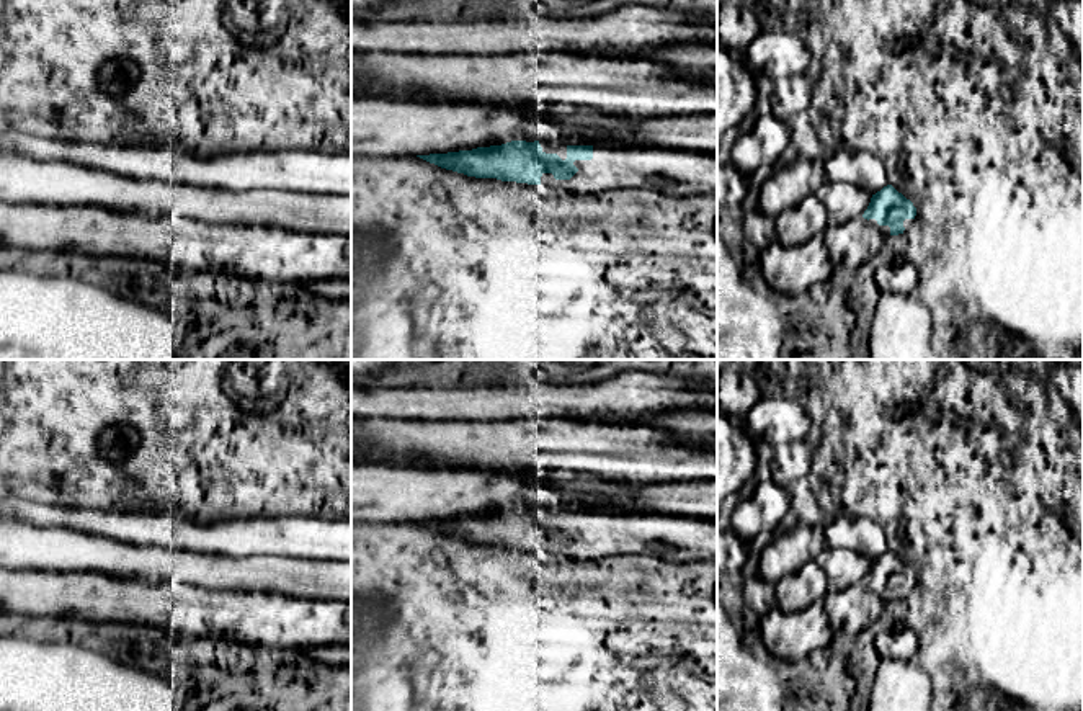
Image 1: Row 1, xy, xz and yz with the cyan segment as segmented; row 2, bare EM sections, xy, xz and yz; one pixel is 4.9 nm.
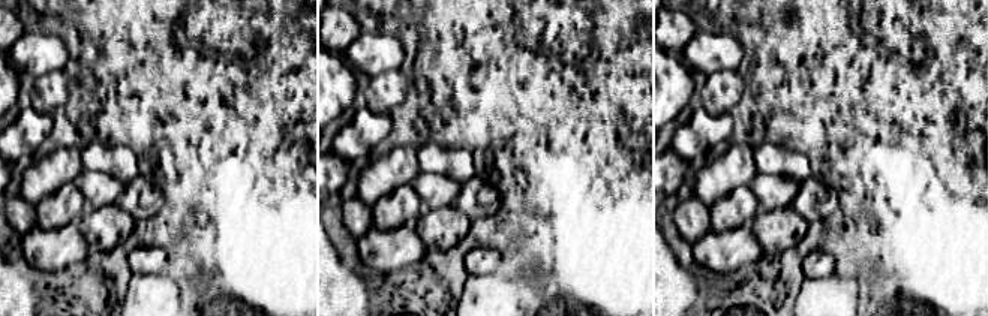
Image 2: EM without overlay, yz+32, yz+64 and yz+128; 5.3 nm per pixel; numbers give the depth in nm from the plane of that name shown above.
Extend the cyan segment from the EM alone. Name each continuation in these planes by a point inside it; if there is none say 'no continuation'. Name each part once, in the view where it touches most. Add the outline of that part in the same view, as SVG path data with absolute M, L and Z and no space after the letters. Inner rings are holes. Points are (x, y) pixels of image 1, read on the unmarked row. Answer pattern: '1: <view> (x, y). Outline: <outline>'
1: xz (673, 538). Outline: M593 512L591 526L575 526L578 538L570 546L555 546L542 539L541 551L573 559L599 559L603 556L639 554L673 562L717 559L717 520L670 516L644 512Z

